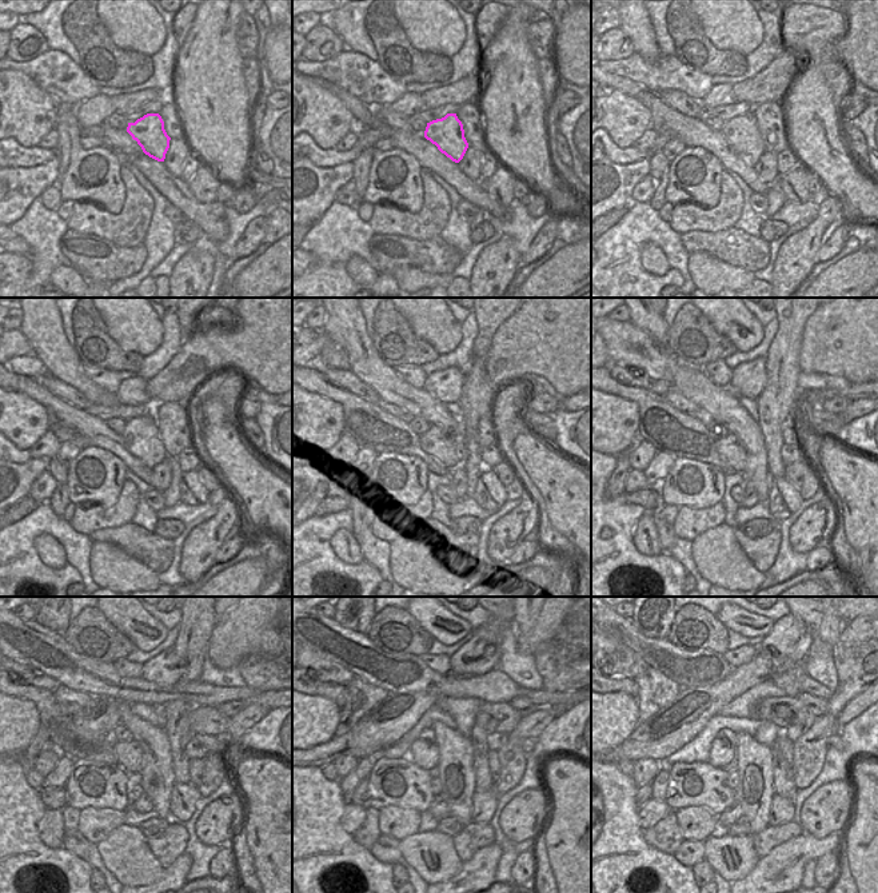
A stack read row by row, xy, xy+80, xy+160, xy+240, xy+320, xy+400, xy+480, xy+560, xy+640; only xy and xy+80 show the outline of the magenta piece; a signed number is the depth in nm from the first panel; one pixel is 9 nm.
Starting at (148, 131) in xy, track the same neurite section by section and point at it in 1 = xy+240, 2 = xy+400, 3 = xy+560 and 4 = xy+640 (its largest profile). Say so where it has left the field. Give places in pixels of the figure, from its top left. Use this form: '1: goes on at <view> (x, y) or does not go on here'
1: goes on at xy+240 (140, 437)
2: goes on at xy+400 (727, 446)
3: goes on at xy+560 (423, 752)
4: goes on at xy+640 (722, 750)

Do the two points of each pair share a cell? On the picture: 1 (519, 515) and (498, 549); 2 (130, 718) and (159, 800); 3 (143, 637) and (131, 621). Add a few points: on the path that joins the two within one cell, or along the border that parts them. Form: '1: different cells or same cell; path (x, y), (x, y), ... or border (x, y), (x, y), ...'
1: same cell; path (518, 523), (503, 541)
2: same cell; path (150, 738), (156, 748), (159, 780)
3: same cell; path (139, 633), (134, 630), (134, 625)

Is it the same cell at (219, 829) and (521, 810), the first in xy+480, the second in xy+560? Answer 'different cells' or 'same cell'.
same cell

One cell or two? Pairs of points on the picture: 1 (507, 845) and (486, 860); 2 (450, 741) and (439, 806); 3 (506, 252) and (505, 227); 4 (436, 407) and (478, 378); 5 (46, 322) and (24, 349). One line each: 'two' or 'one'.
1: two
2: two
3: two
4: two
5: two

